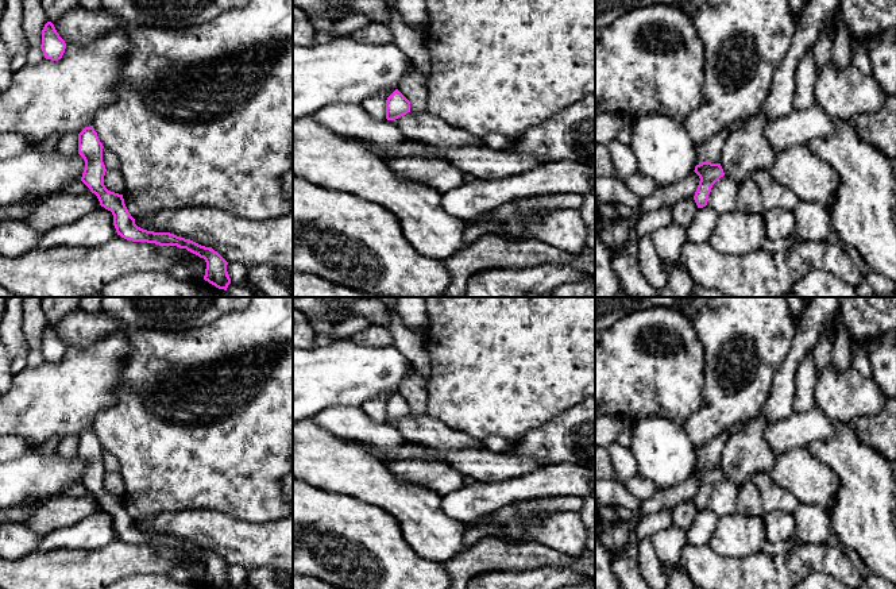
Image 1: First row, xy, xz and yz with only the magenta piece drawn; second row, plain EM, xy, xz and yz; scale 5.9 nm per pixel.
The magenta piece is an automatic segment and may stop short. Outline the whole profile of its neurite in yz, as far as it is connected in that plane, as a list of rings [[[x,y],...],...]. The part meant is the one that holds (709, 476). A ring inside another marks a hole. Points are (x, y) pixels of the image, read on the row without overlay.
[[[702,465],[695,469],[694,473],[700,484],[698,492],[695,494],[694,503],[698,511],[703,511],[707,508],[708,497],[711,494],[712,488],[725,478],[721,466]]]

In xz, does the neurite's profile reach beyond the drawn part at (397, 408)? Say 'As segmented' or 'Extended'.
As segmented

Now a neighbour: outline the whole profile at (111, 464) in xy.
[[[107,449],[103,451],[103,465],[105,471],[120,471],[120,462],[119,459]]]

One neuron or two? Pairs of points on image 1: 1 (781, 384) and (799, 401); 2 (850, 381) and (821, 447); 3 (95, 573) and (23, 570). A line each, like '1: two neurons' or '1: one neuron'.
1: two neurons
2: two neurons
3: one neuron

